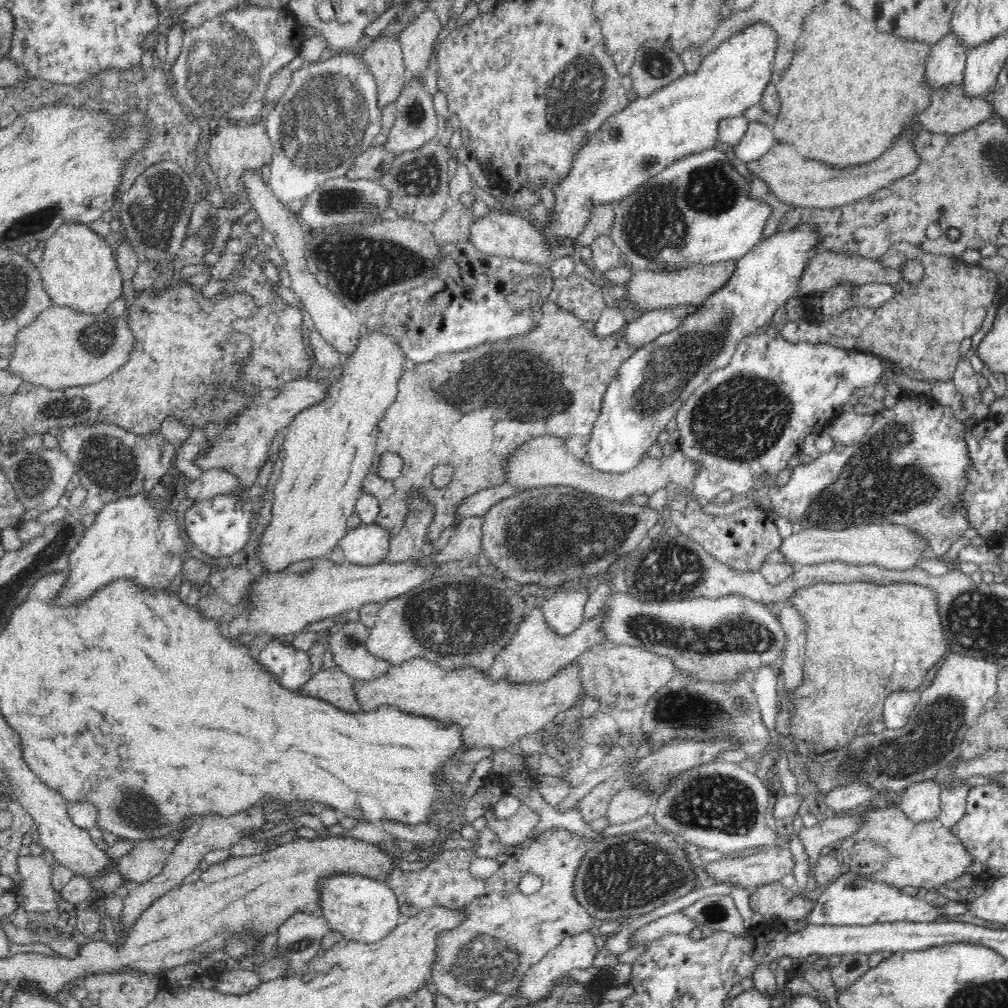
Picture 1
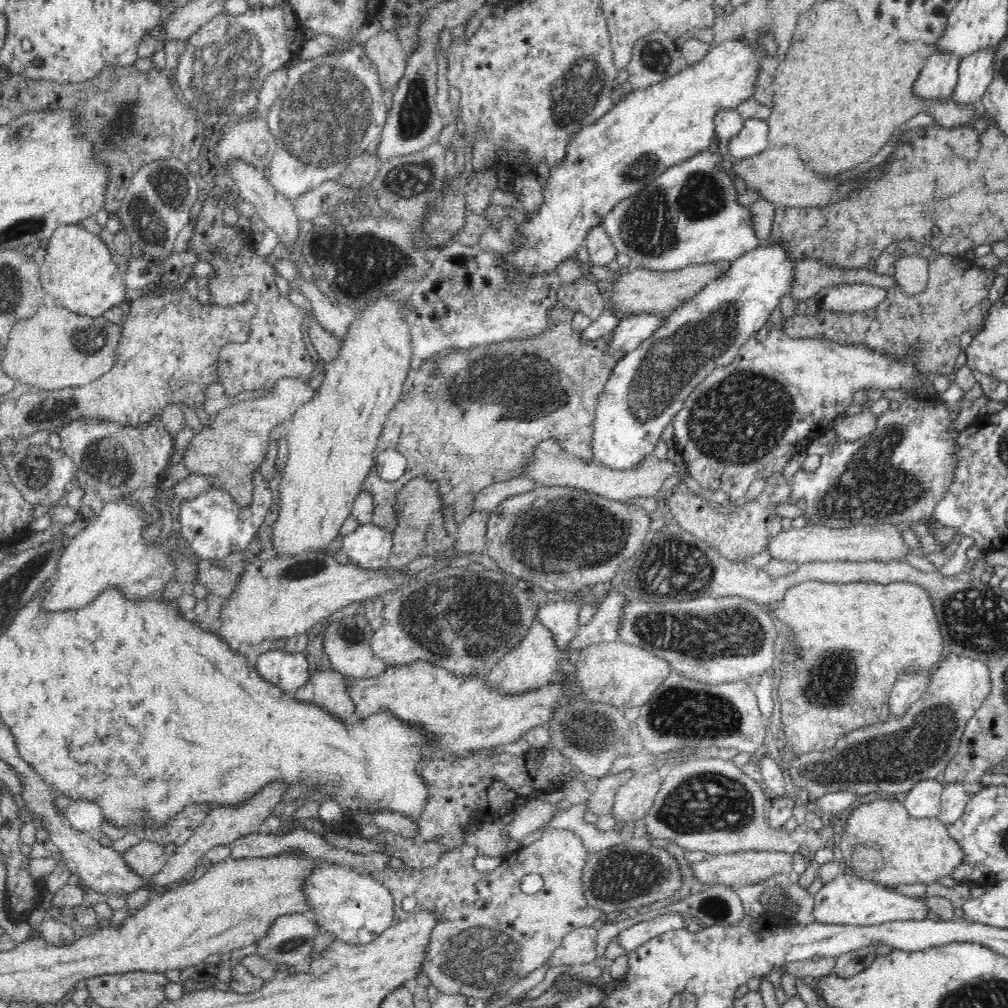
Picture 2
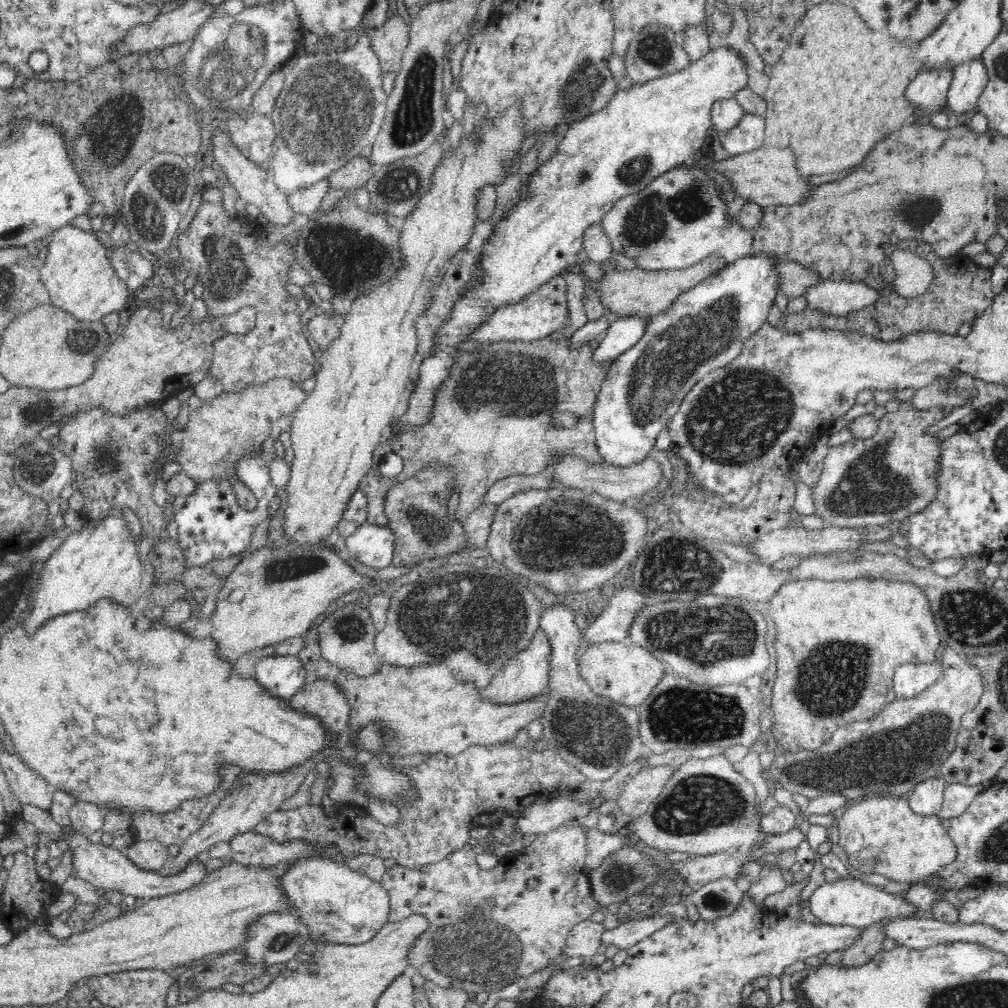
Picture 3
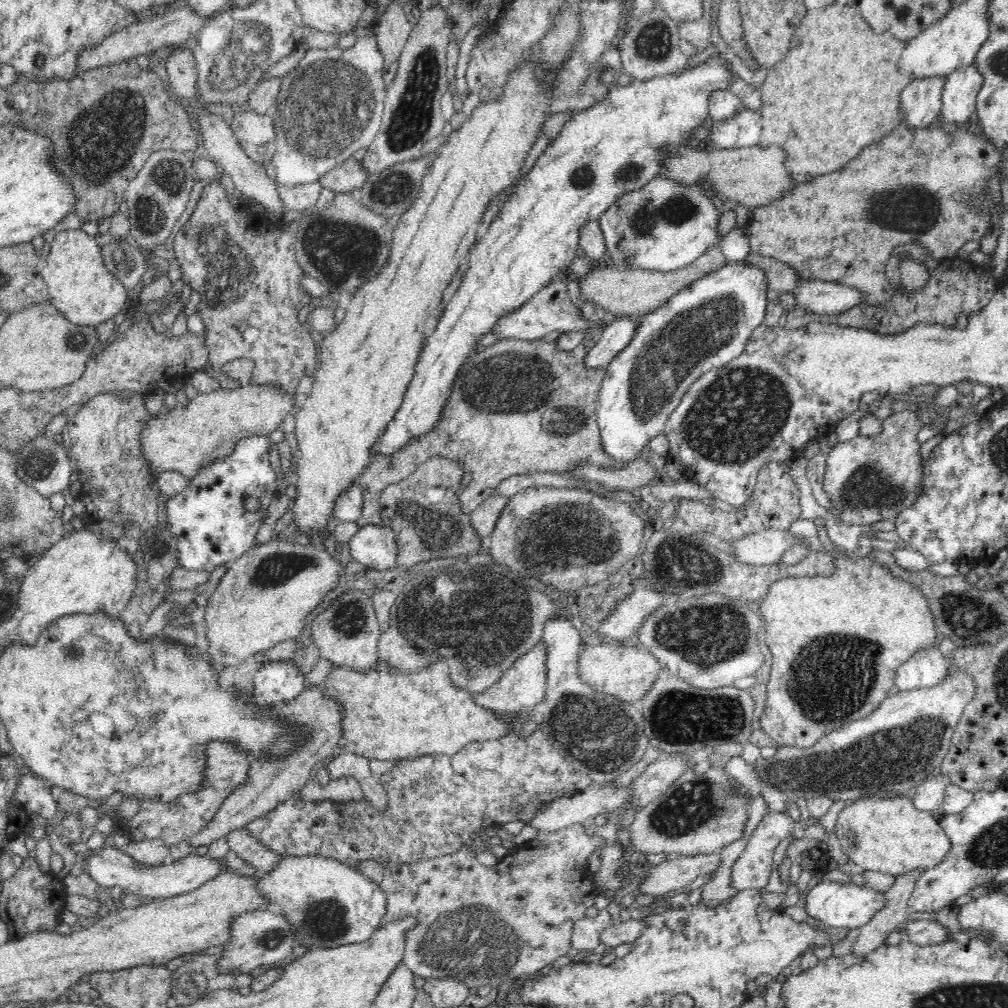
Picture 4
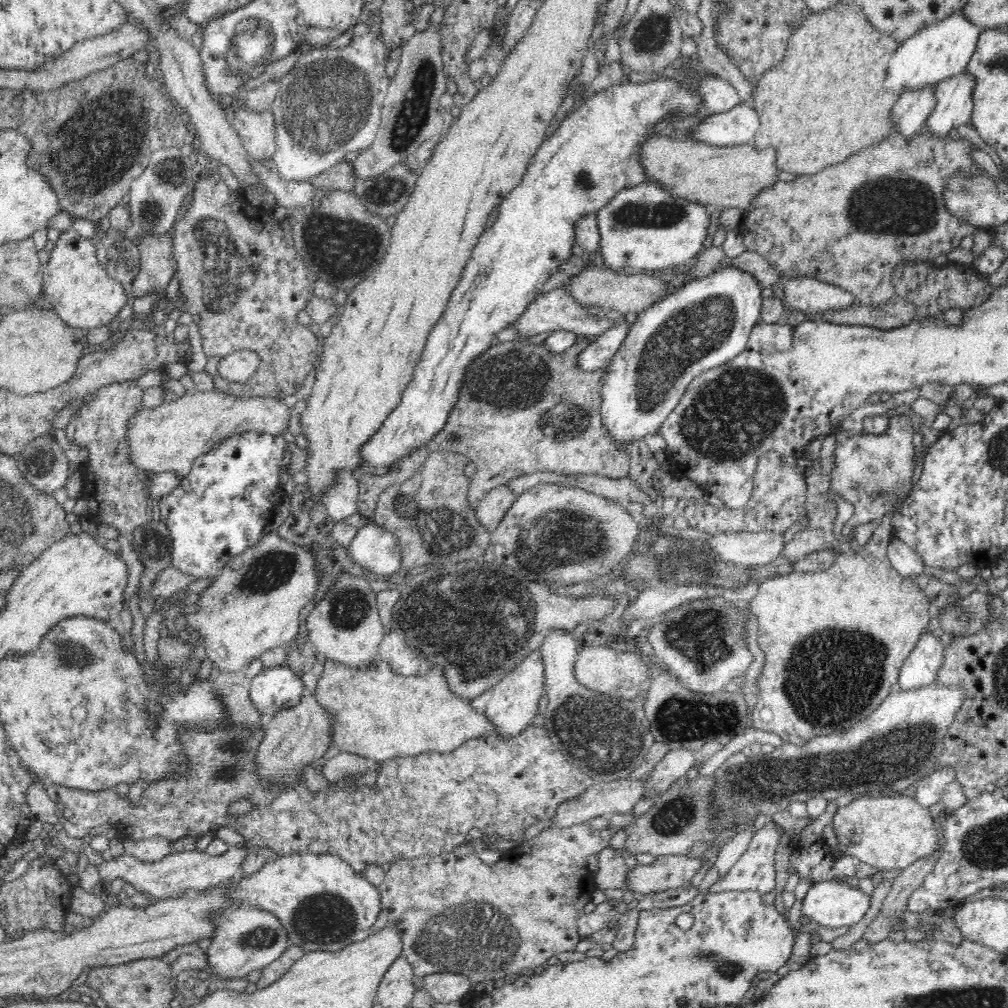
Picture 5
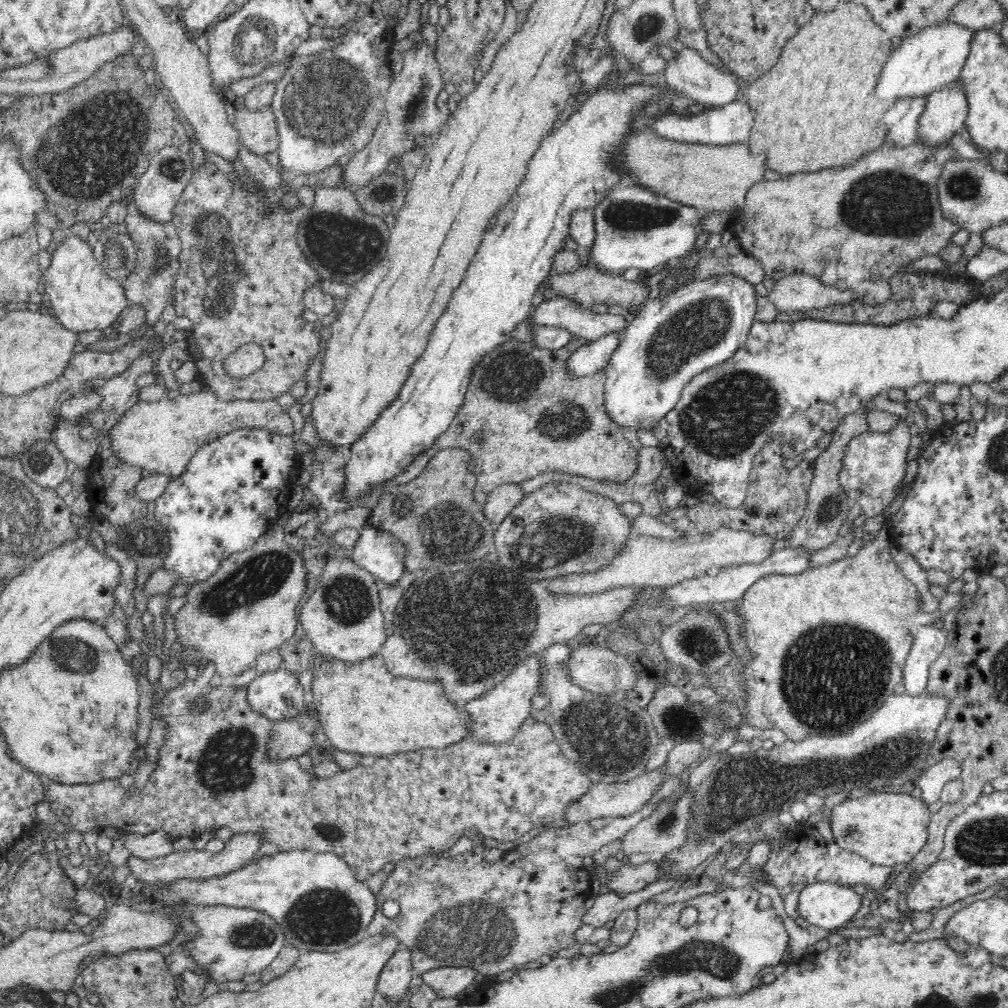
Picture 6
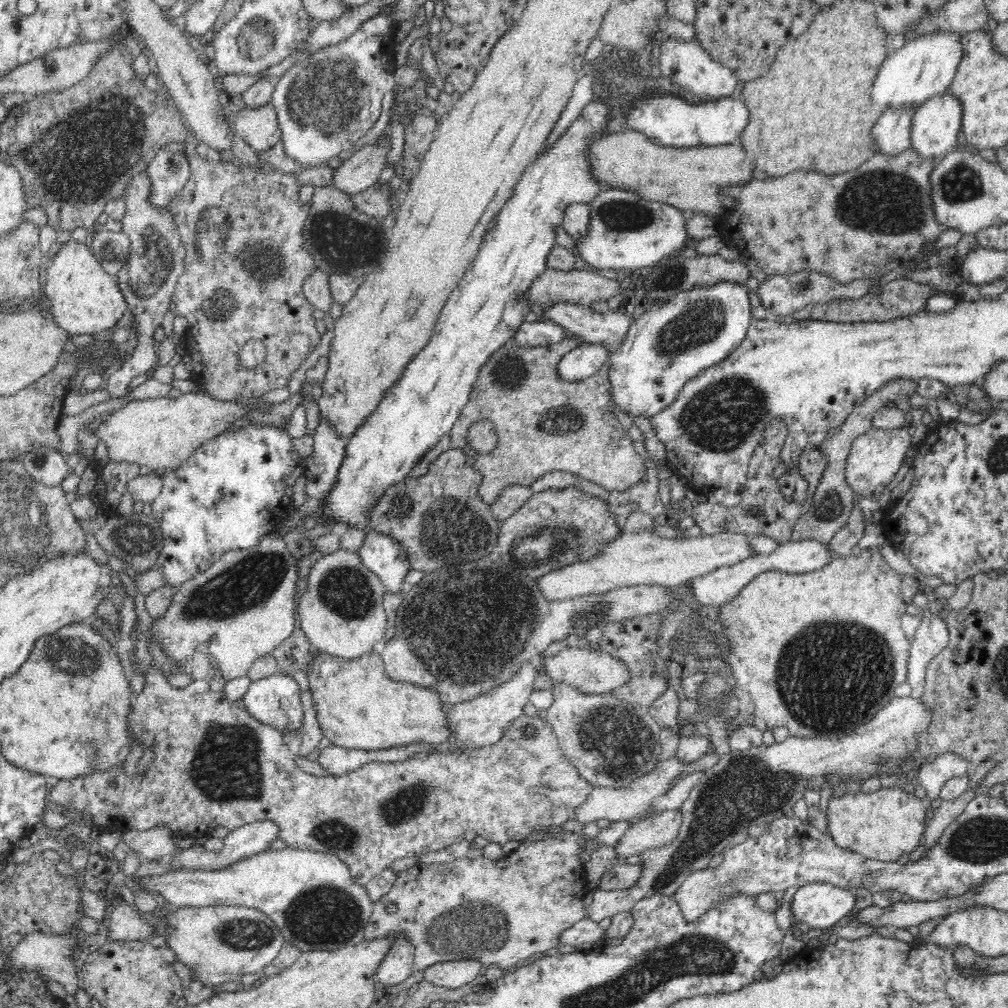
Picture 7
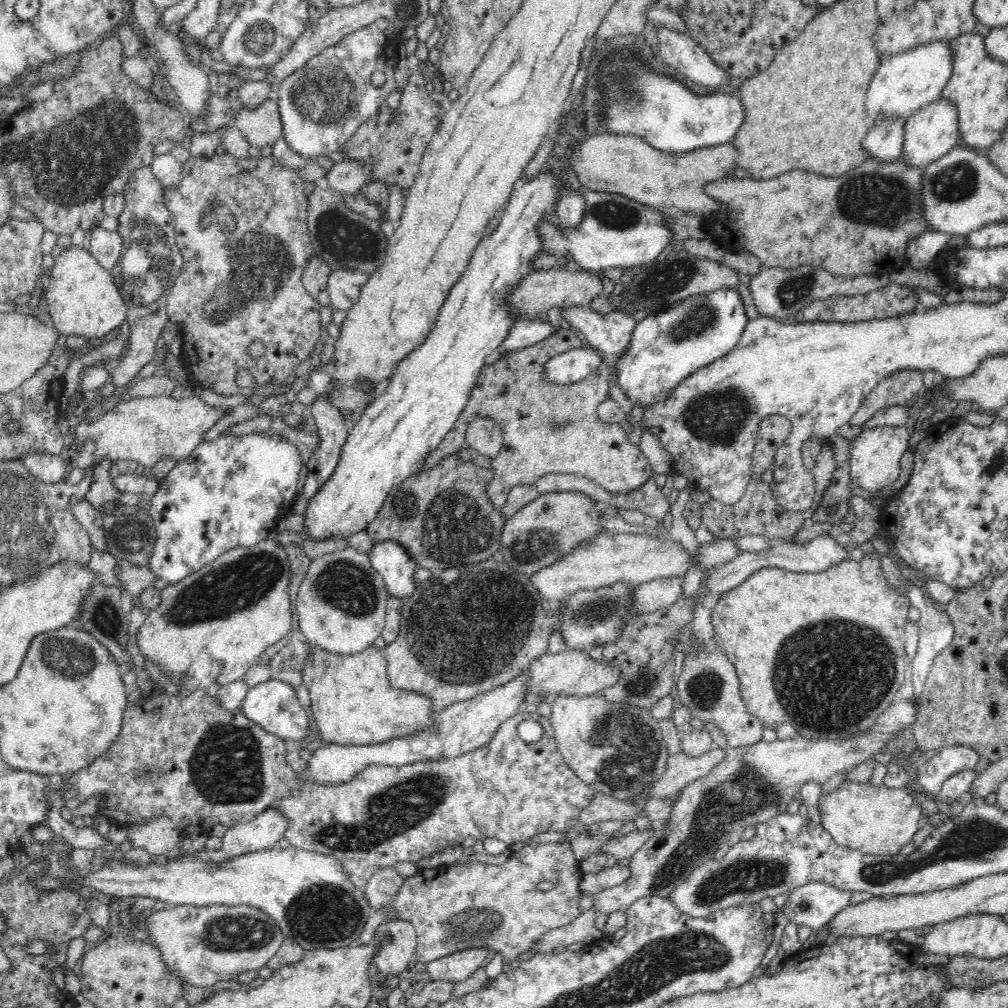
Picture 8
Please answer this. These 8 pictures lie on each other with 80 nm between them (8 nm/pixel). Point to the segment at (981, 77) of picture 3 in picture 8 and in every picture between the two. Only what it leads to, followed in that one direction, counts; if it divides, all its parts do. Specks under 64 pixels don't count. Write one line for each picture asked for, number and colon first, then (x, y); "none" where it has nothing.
4: (961, 87)
5: (954, 104)
6: (946, 109)
7: (935, 125)
8: (929, 133)

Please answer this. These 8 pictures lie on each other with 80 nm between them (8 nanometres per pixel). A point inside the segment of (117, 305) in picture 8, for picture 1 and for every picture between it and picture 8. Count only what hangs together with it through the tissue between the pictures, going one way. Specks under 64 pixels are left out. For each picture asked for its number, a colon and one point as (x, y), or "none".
1: (78, 269)
2: (79, 272)
3: (77, 275)
4: (79, 285)
5: (79, 289)
6: (81, 294)
7: (84, 298)

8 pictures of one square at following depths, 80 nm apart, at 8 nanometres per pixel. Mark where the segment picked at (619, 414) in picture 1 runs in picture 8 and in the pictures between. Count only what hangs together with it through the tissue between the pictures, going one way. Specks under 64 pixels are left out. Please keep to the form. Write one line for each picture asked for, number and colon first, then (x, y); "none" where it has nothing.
2: (648, 386)
3: (704, 329)
4: (705, 326)
5: (707, 322)
6: (700, 325)
7: (672, 341)
8: (667, 346)

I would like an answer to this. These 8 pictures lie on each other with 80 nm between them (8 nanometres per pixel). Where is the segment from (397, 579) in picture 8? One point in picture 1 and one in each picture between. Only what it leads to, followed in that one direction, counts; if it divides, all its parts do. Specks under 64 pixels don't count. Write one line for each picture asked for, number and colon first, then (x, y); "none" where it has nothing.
1: (368, 544)
2: (369, 546)
3: (373, 545)
4: (375, 546)
5: (377, 548)
6: (377, 551)
7: (382, 554)

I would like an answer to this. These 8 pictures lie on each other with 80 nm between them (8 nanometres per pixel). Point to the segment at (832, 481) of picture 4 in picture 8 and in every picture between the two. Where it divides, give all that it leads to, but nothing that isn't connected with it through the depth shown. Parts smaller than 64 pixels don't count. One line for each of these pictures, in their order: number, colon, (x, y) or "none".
5: (874, 473)
6: (874, 464)
7: (875, 457)
8: (874, 461)

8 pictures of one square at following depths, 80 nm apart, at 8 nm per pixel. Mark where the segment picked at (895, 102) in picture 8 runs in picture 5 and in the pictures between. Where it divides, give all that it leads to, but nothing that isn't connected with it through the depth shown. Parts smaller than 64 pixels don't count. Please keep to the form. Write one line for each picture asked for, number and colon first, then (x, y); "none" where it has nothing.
5: (942, 50)
6: (934, 56)
7: (924, 67)

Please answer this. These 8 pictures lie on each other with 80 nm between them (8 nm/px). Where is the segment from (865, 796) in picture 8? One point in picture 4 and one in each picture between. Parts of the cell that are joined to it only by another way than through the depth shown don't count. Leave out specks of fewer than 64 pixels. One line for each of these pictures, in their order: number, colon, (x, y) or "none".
4: (890, 835)
5: (887, 832)
6: (886, 829)
7: (883, 825)

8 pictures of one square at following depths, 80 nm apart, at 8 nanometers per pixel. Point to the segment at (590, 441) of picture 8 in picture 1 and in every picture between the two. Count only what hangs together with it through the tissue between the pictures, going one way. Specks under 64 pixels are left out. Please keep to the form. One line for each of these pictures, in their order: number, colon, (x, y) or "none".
1: (559, 355)
2: (556, 368)
3: (546, 377)
4: (503, 382)
5: (522, 409)
6: (523, 414)
7: (521, 420)

